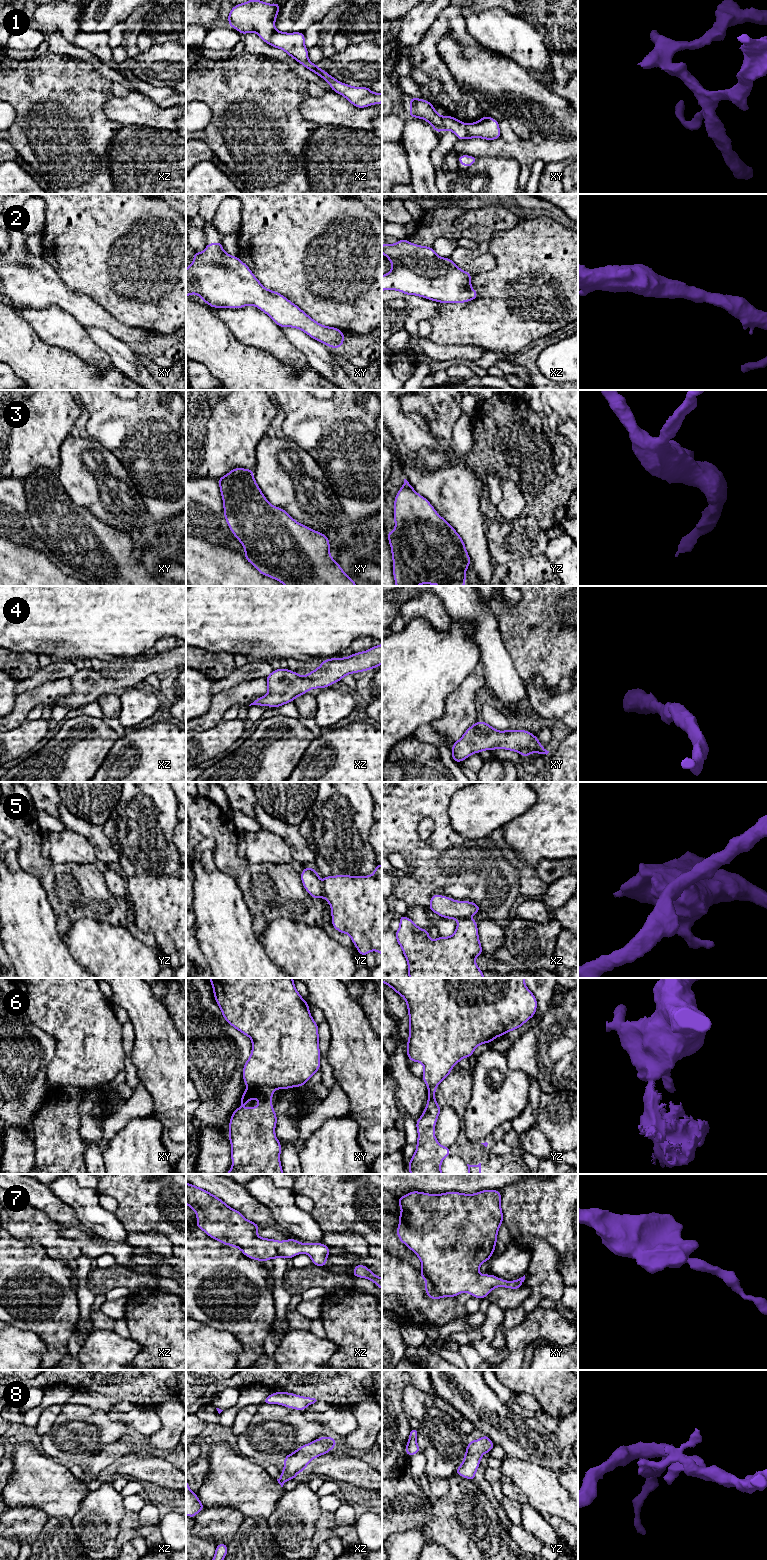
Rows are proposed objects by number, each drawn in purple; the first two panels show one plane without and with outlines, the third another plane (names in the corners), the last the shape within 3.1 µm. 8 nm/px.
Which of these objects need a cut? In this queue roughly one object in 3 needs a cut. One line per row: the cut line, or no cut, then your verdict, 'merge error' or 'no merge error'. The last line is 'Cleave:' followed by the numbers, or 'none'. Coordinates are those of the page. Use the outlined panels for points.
1: xz (275, 30), (267, 42) | merge error
2: no cut | no merge error
3: no cut | no merge error
4: no cut | no merge error
5: yz (321, 884), (324, 895) | merge error
6: xy (248, 1086), (271, 1086), (274, 1089) | merge error
7: no cut | no merge error
8: no cut | no merge error
Cleave: 1, 5, 6

